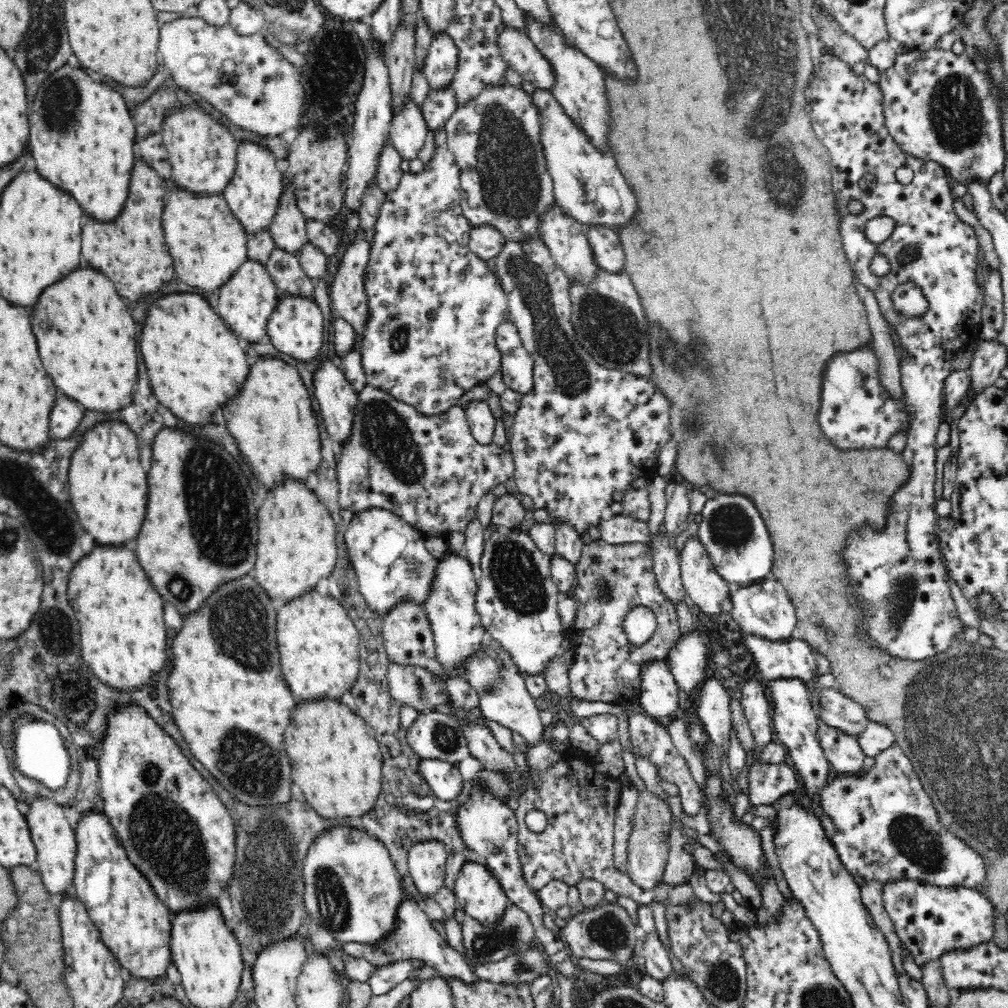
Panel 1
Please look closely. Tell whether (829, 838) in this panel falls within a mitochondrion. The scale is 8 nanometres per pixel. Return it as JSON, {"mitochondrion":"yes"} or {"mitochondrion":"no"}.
{"mitochondrion":"no"}

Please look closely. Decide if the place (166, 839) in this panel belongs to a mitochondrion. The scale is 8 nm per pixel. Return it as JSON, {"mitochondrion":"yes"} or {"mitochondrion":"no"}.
{"mitochondrion":"yes"}

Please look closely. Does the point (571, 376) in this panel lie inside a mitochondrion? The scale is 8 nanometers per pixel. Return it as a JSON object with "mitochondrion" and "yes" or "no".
{"mitochondrion":"yes"}

